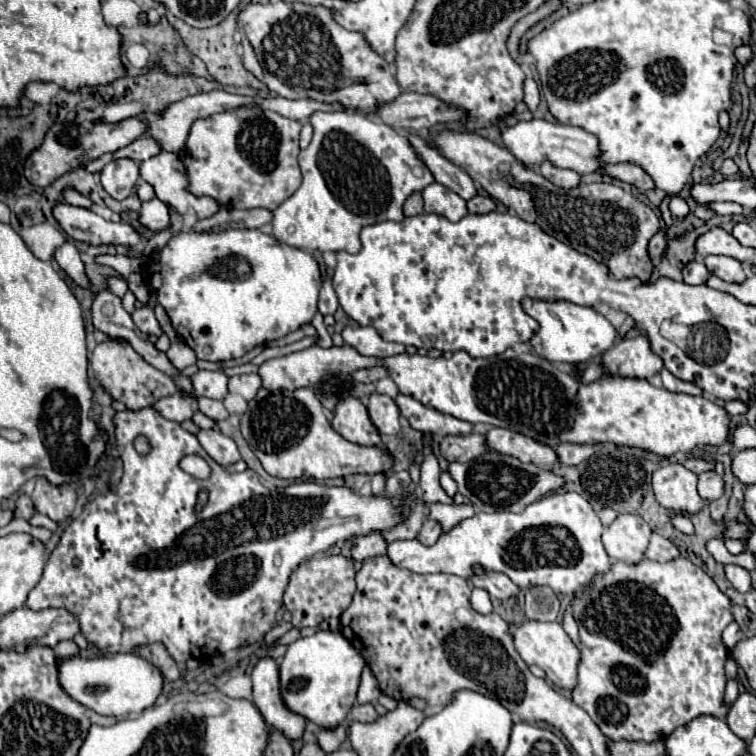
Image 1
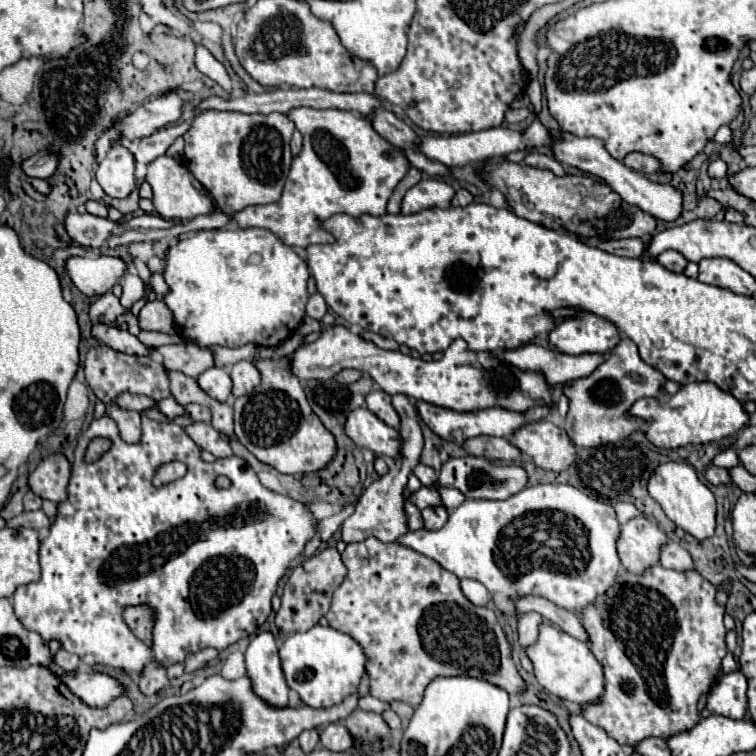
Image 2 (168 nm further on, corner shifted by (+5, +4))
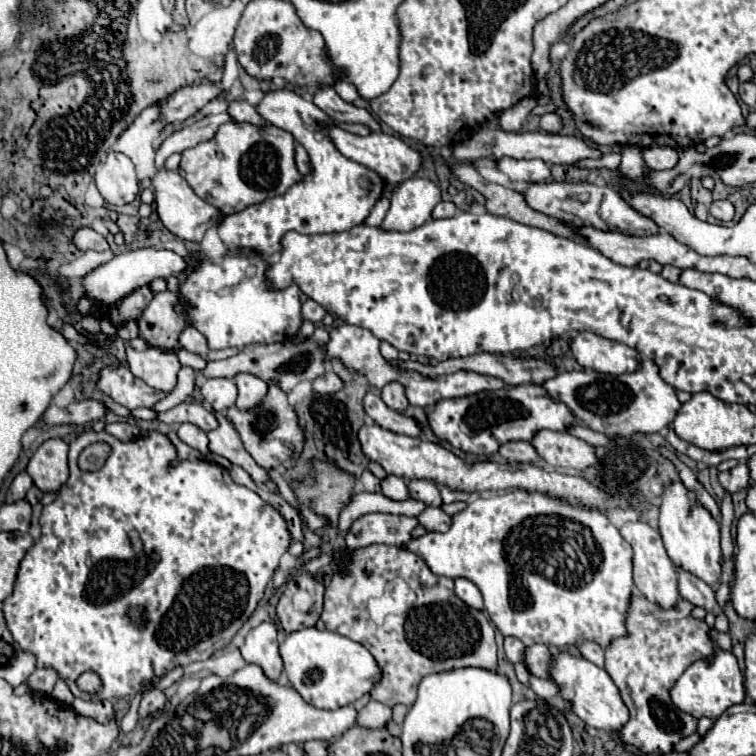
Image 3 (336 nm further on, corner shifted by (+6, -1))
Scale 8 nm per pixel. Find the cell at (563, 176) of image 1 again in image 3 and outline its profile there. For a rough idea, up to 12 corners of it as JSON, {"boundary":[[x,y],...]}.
{"boundary":[[501,158],[497,166],[511,180],[547,182],[543,160]]}

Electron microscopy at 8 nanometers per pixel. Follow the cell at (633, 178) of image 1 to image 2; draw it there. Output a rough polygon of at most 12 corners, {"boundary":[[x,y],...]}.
{"boundary":[[630,153],[626,163],[642,173],[656,173],[660,161],[654,155]]}

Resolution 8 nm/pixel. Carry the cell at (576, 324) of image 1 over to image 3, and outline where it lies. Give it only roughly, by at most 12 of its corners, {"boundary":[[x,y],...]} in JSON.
{"boundary":[[593,332],[569,342],[583,368],[633,372],[639,352]]}

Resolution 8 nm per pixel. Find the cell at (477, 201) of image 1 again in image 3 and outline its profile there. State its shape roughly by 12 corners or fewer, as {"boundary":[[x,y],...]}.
{"boundary":[[439,202],[433,218],[451,218],[457,206],[453,202]]}

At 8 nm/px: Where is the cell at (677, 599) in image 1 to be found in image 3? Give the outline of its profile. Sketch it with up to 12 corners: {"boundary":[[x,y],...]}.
{"boundary":[[633,594],[605,670],[629,720],[617,738],[667,754],[697,730],[675,678],[715,654],[713,628]]}

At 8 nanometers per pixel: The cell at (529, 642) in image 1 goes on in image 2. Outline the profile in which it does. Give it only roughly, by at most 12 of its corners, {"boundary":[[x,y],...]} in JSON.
{"boundary":[[542,623],[526,649],[538,683],[582,707],[604,693],[590,647]]}

